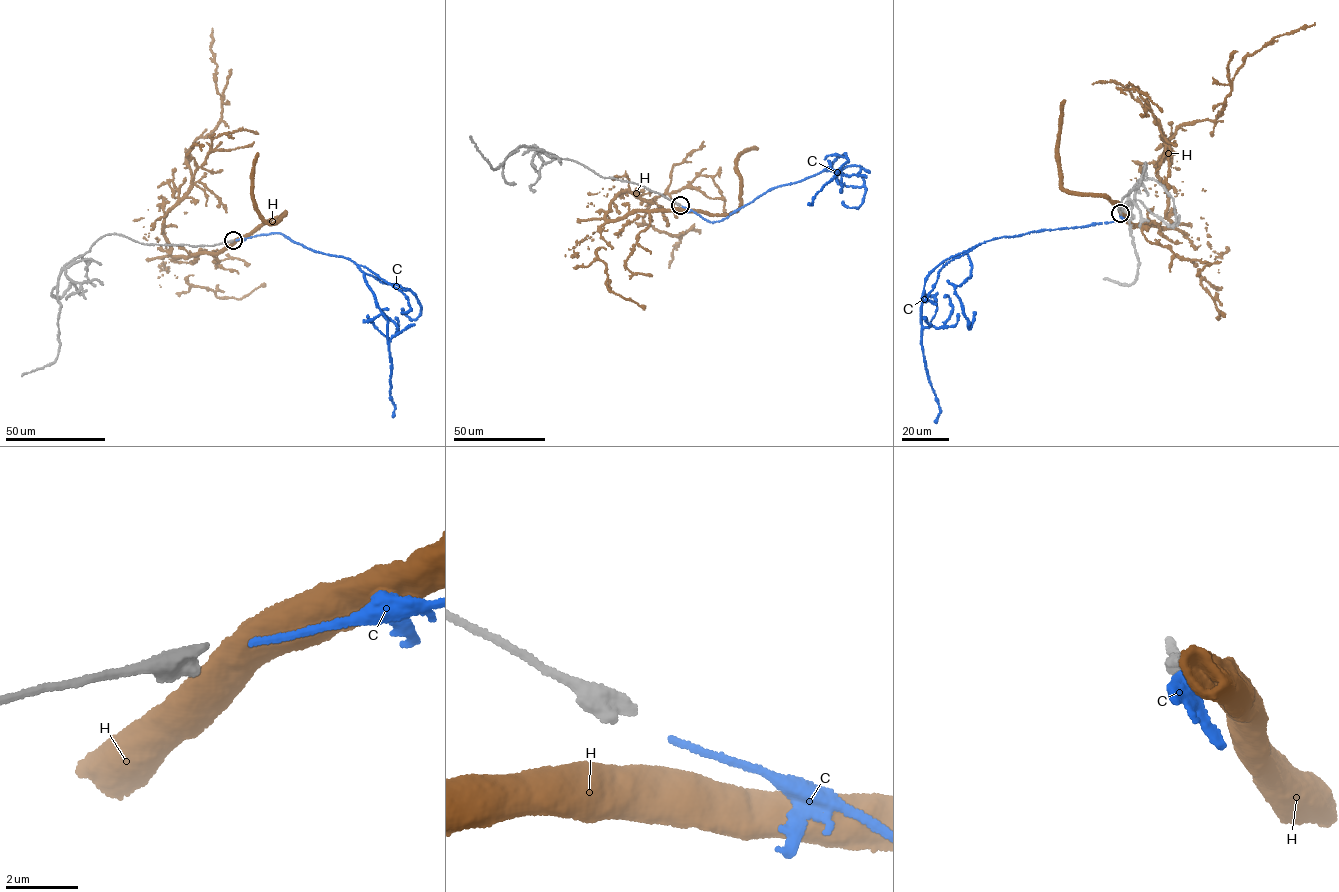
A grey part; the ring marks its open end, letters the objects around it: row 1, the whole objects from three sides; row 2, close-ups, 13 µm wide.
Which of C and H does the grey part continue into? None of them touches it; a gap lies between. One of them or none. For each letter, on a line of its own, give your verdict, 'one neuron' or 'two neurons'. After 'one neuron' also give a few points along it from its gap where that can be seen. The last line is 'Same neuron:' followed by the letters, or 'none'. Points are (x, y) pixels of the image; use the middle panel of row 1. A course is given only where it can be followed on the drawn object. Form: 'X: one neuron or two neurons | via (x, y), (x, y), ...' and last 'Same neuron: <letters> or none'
C: two neurons
H: two neurons
Same neuron: none

